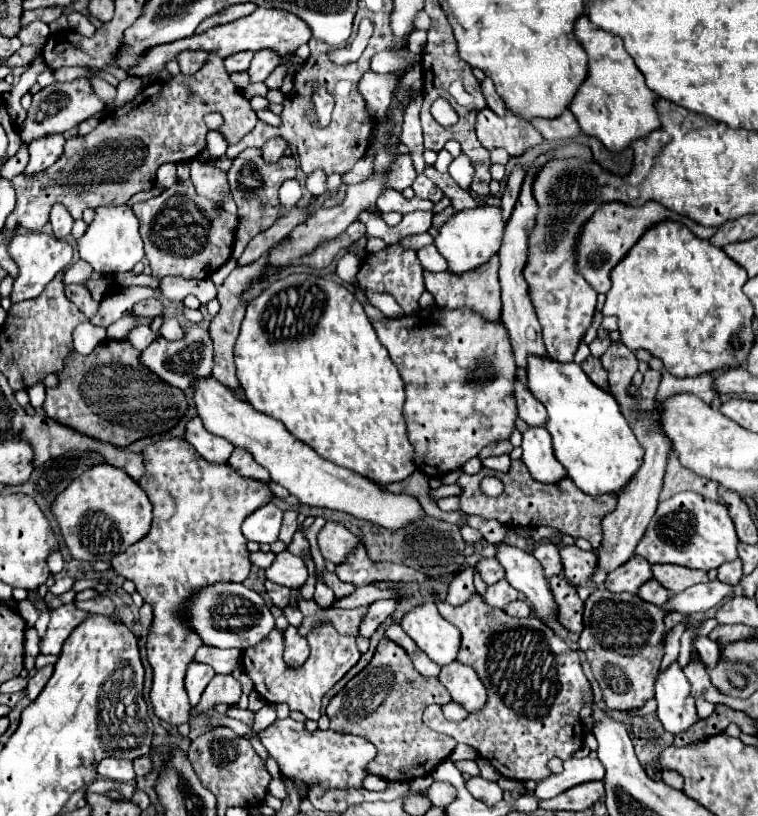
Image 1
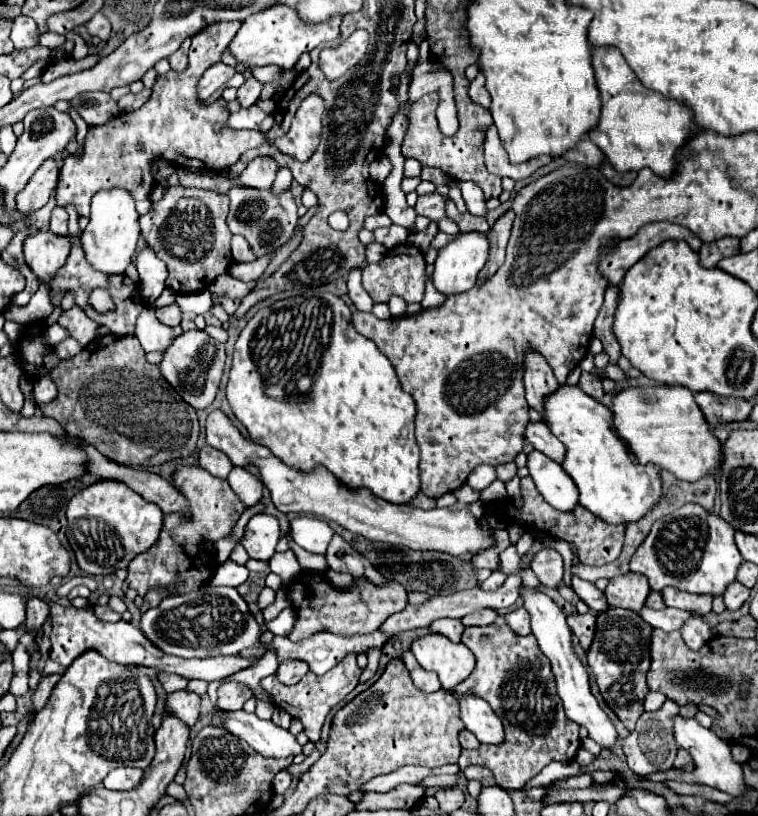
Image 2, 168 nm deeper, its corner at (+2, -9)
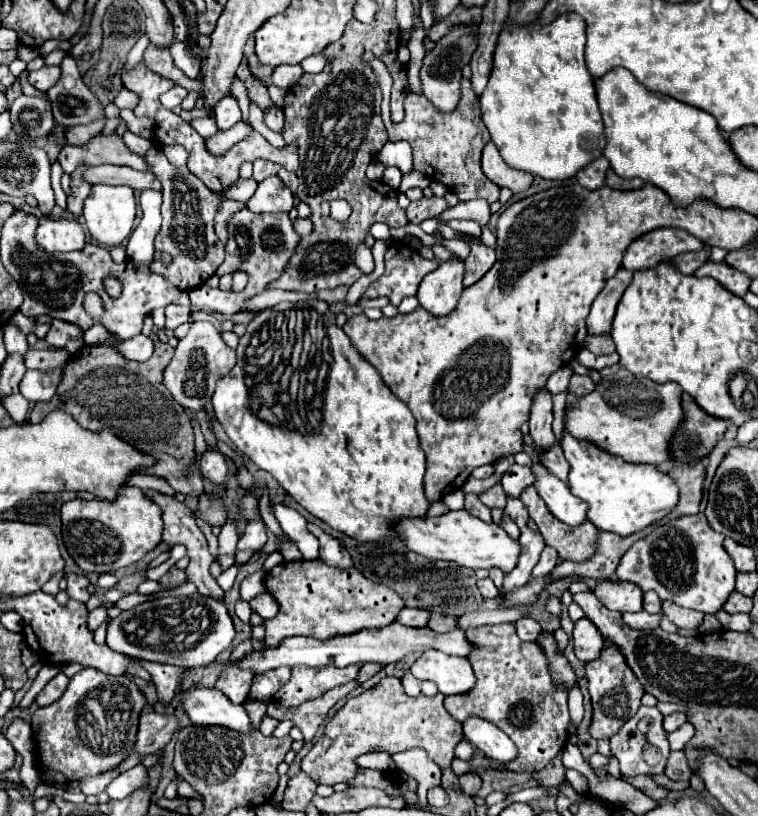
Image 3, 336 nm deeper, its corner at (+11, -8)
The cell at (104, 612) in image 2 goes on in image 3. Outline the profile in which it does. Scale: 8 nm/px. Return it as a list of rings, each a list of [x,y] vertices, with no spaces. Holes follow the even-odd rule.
[[[96,608],[96,610],[92,610],[90,614],[88,614],[88,630],[96,630],[102,622],[106,622],[106,608]]]

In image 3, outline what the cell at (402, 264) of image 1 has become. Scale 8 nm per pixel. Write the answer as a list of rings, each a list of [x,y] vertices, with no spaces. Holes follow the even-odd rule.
[[[392,242],[386,250],[384,274],[366,290],[366,298],[386,296],[390,304],[400,306],[402,298],[414,296],[422,278],[438,268],[438,260],[424,260],[406,242]]]

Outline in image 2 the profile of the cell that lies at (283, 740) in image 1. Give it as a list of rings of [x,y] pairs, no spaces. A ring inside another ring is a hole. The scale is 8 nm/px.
[[[227,711],[225,727],[235,737],[247,741],[251,749],[265,757],[293,757],[301,753],[301,745],[297,743],[295,735],[287,729],[277,727],[273,721],[263,721],[255,713],[245,711]]]

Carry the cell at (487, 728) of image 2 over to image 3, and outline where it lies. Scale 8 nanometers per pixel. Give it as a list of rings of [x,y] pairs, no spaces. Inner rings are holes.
[[[468,718],[462,726],[464,736],[470,744],[474,744],[478,750],[482,750],[488,758],[496,762],[512,762],[518,756],[516,744],[494,724],[488,724],[480,718]]]

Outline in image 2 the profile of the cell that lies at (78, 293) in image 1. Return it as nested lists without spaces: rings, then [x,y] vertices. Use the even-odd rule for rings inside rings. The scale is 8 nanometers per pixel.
[[[73,305],[65,313],[61,313],[61,317],[57,319],[57,323],[63,325],[65,329],[69,329],[71,337],[77,339],[83,347],[87,347],[87,343],[91,343],[91,339],[95,337],[97,323],[91,321],[79,305]]]

